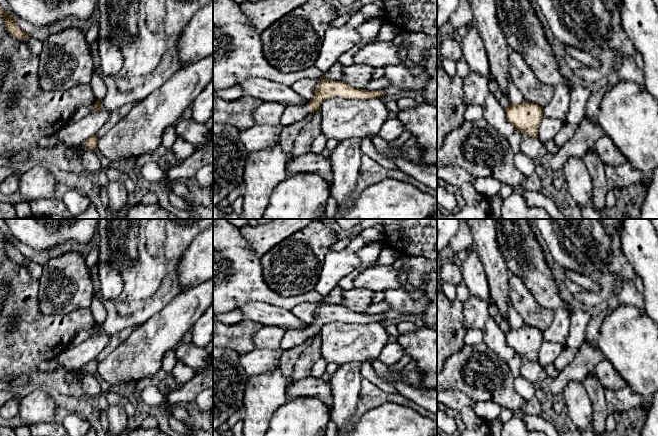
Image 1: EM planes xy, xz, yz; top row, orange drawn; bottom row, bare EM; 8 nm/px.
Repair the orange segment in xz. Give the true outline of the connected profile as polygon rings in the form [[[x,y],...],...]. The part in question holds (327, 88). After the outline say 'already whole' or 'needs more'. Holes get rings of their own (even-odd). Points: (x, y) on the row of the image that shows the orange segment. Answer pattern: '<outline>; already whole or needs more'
[[[322,76],[312,99],[303,106],[286,106],[280,118],[280,124],[288,126],[297,123],[309,114],[319,111],[321,104],[326,99],[336,96],[365,100],[374,97],[383,97],[384,93],[380,89],[365,91],[364,89],[354,88],[344,81],[333,81]]]; needs more

